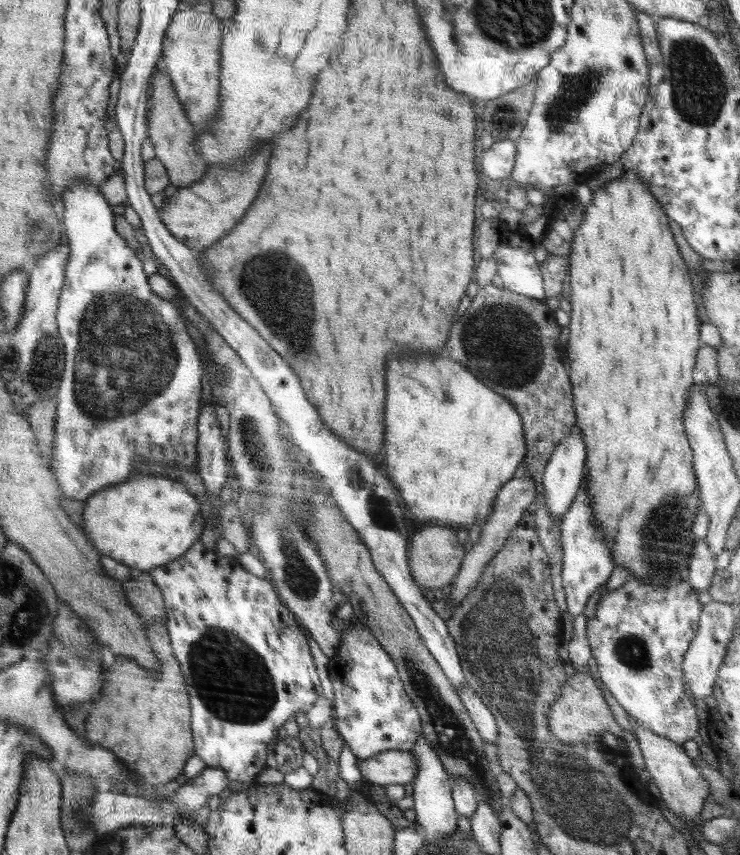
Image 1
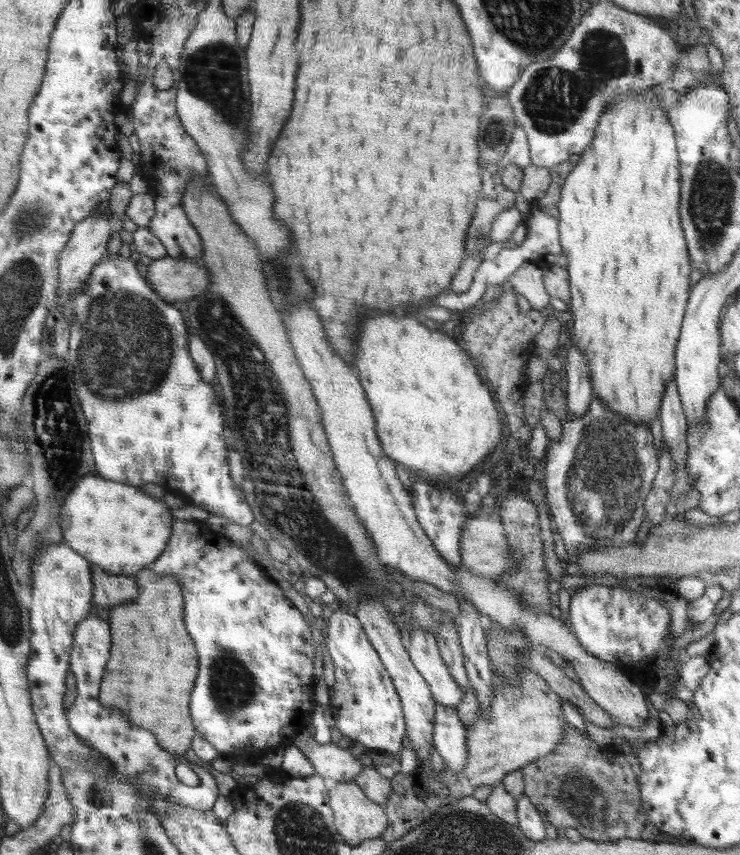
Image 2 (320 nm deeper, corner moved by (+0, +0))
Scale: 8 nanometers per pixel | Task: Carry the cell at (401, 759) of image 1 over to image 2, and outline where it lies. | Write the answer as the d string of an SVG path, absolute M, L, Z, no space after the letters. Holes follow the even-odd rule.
M307 731L301 732L293 742L312 763L315 774L328 779L332 785L353 781L364 768L376 768L374 764L362 765L351 750L340 747L337 743L318 743Z

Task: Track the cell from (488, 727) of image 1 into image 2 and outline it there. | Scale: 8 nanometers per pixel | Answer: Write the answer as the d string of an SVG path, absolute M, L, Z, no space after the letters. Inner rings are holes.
M414 629L407 651L415 667L430 685L437 704L456 708L462 702L465 690L457 686L457 681L442 660L434 634Z

